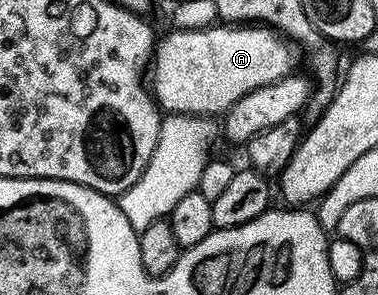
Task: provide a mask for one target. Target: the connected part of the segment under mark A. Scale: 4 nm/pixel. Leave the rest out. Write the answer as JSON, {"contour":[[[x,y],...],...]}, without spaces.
{"contour":[[[216,23],[205,29],[171,31],[155,46],[153,72],[149,77],[153,95],[160,110],[168,114],[226,114],[245,95],[272,85],[292,72],[290,47],[270,27],[244,28],[239,23]]]}

